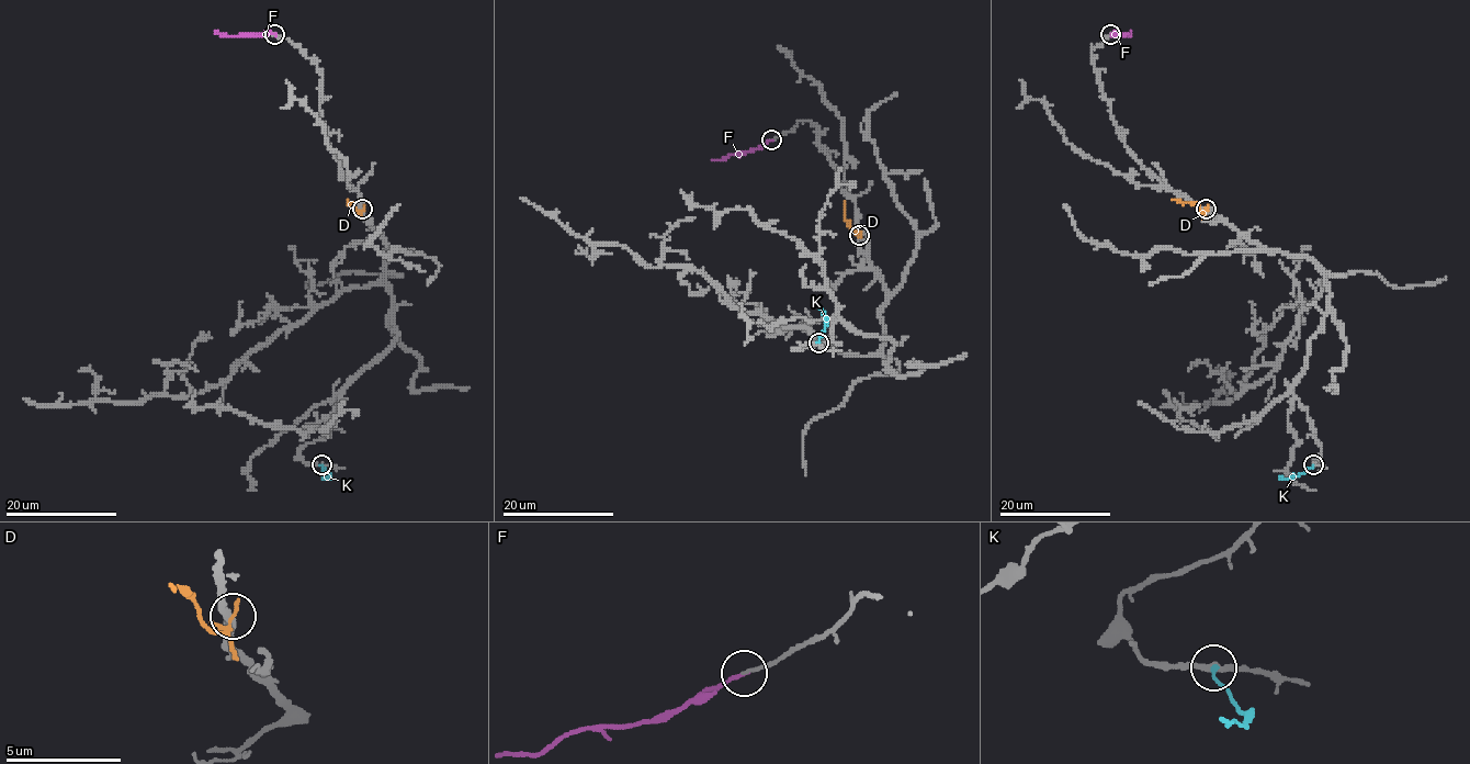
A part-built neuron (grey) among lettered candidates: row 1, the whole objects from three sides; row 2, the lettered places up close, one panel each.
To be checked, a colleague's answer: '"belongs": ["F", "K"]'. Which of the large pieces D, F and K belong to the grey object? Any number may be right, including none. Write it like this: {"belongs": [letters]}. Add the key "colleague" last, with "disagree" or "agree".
{"belongs": ["F", "K"], "colleague": "agree"}

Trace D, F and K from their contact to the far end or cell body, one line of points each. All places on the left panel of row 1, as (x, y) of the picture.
D: (362, 210), (359, 214), (347, 199)
F: (274, 34), (229, 36), (215, 31)
K: (321, 464), (328, 479), (323, 476)

